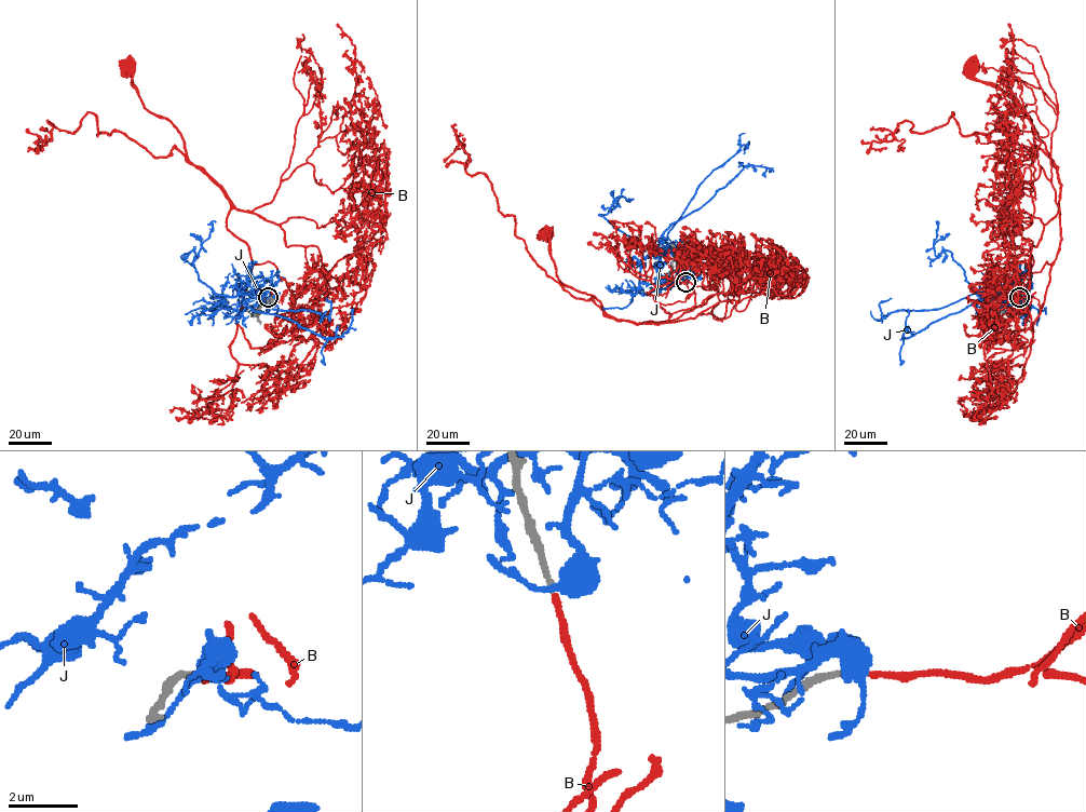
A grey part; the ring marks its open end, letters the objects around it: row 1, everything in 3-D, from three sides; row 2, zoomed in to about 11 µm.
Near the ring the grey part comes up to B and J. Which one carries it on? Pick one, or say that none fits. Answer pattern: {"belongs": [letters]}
{"belongs": ["B"]}

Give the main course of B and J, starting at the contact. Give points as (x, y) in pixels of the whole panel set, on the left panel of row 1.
B: (268, 297), (242, 306), (252, 258), (227, 228), (230, 200), (189, 160), (178, 130), (145, 107), (126, 65)
J: (268, 297), (239, 294), (249, 294), (276, 310), (308, 310), (327, 316), (330, 303), (326, 298)

